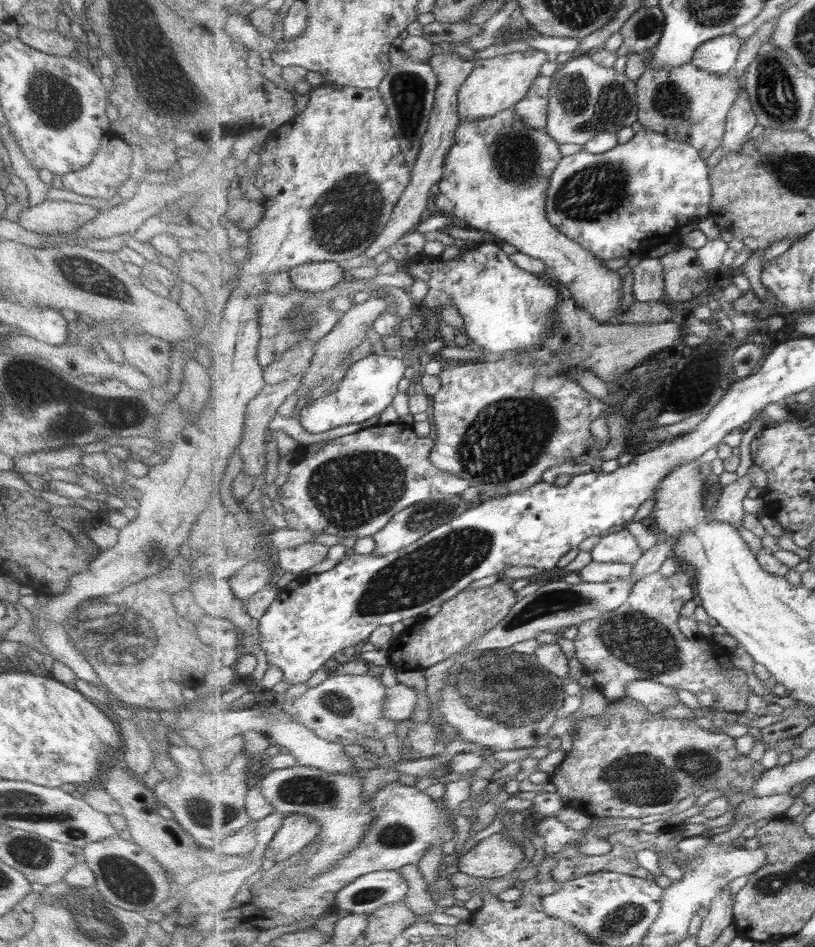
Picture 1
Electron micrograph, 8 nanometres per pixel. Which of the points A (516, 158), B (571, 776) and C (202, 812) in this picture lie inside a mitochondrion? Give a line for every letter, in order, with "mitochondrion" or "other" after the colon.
A: mitochondrion
B: other
C: mitochondrion

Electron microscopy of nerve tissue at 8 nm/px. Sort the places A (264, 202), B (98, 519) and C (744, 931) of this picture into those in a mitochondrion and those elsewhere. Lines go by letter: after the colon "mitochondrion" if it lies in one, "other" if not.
A: other
B: other
C: other

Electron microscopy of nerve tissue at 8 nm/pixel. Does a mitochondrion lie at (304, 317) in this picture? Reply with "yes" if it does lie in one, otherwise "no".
yes

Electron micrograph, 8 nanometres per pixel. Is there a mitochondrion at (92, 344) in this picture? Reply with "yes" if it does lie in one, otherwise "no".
no

